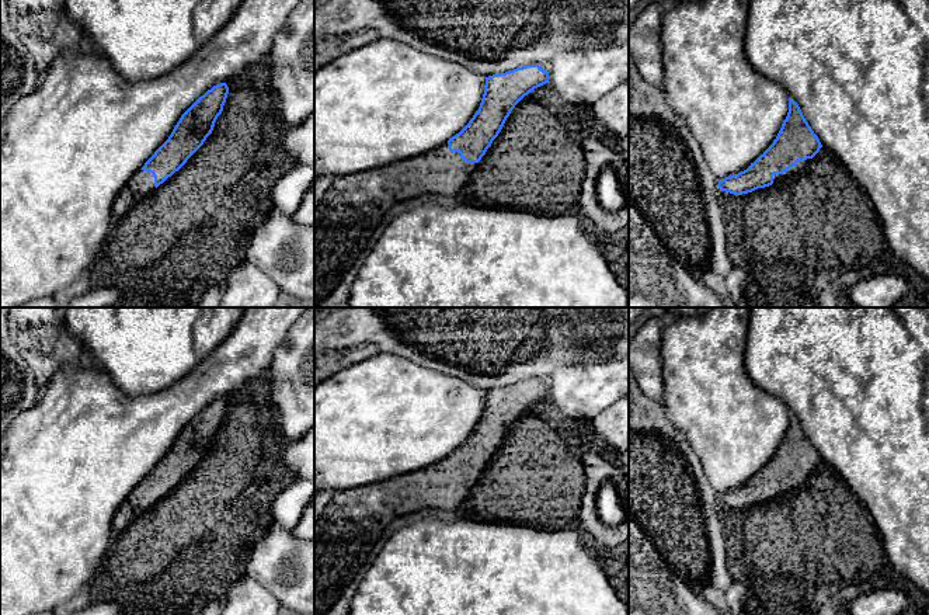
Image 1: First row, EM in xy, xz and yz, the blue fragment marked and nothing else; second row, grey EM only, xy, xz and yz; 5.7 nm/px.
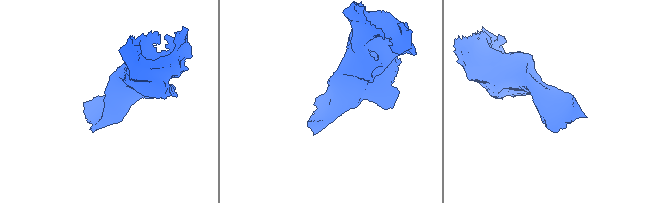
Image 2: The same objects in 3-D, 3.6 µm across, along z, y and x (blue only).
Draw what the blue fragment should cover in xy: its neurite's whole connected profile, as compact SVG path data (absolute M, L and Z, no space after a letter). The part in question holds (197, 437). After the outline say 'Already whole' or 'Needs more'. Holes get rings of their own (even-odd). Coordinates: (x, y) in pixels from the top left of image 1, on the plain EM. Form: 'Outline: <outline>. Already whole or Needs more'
Outline: M226 397L216 399L181 430L168 454L116 510L112 520L114 539L178 486L203 459L223 425L227 409L229 402Z. Needs more

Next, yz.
Outline: M789 413L787 431L773 458L747 484L719 496L719 503L742 510L779 498L803 486L821 462L798 418Z. Needs more

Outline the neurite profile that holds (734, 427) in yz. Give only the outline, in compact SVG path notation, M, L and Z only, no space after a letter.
M711 308L699 316L667 319L661 336L662 404L675 430L679 430L702 462L717 497L747 484L776 454L789 427L789 407L756 386L745 368L749 308Z

